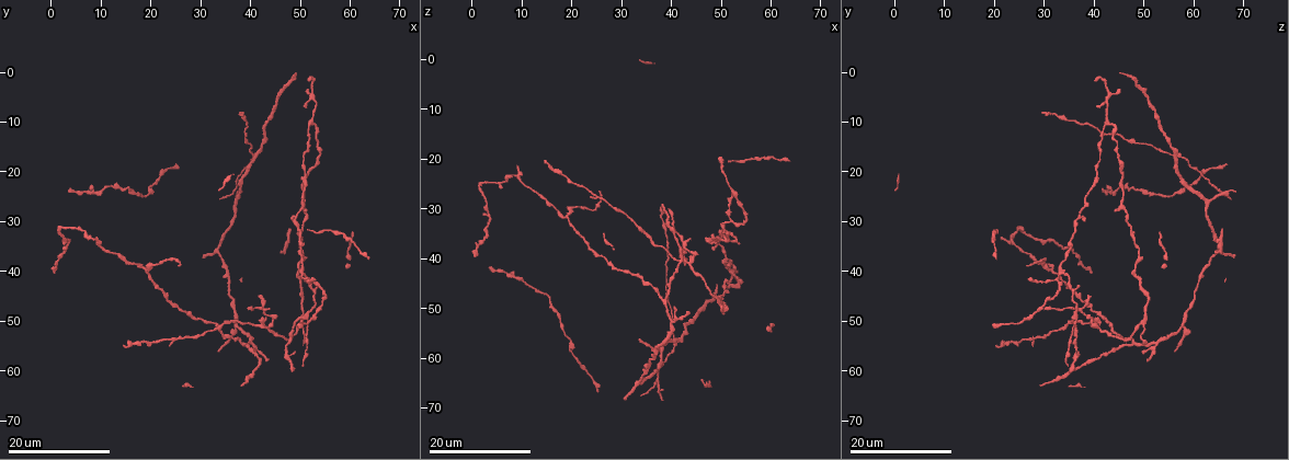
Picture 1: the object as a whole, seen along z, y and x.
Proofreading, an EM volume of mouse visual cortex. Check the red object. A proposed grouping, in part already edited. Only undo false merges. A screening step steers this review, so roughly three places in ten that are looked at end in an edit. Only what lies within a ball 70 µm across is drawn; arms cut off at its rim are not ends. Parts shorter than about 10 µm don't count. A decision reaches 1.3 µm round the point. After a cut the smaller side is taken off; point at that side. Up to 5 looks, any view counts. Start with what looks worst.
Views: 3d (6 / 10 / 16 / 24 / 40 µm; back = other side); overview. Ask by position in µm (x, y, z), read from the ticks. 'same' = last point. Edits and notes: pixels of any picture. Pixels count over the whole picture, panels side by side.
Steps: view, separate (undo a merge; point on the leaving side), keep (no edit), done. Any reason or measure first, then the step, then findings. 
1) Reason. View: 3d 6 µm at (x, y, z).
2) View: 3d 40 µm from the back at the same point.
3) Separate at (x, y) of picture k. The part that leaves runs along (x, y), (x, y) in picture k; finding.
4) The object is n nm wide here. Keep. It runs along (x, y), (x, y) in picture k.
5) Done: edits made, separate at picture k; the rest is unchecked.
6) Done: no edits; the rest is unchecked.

Arms part here. View: 3d 16 µm at (51.5, 41.5, 31.5).

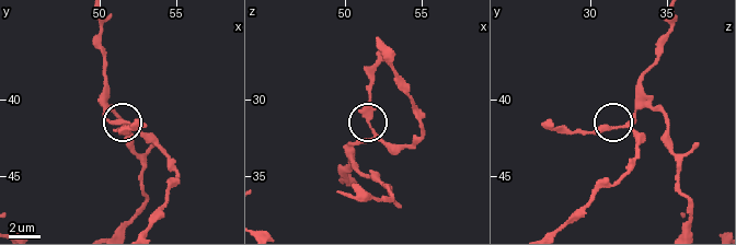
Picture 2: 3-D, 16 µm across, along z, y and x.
Closer look. View: 3d 6 µm at (52.0, 41.8, 32.0).

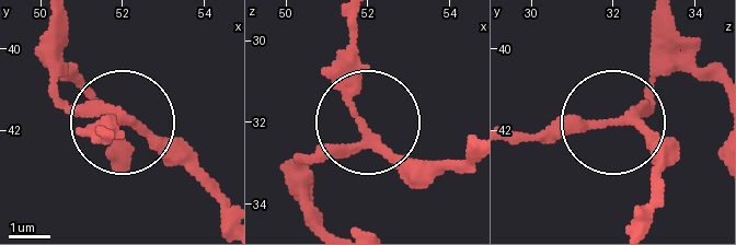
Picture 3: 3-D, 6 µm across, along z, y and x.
The side arm is 22 µm long. Keep. It runs along (58, 25), (68, 98), (131, 123), (191, 167) in picture 3; one neuron here.

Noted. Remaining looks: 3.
A fork. View: 3d 24 µm at (43.0, 51.5, 41.0).

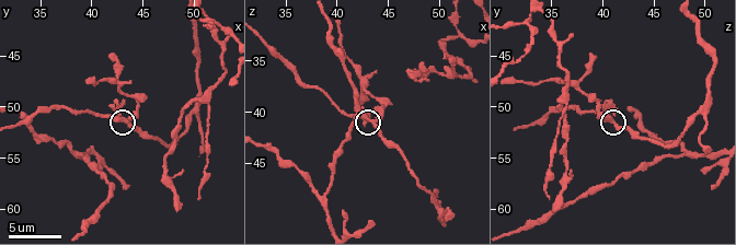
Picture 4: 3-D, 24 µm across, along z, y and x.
View: 3d 10 µm at (43.6, 51.2, 40.6).

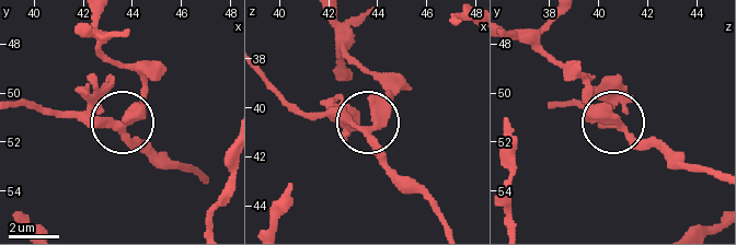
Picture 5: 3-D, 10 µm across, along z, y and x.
3 arms meet here. Keep. It runs along (447, 225), (391, 168), (370, 131), (371, 118), (401, 83) in picture 5; one neuron here.

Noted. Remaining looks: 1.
Done: no edits; the rest is unchecked.

